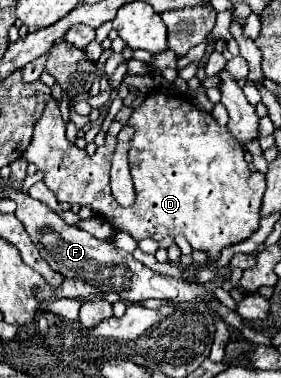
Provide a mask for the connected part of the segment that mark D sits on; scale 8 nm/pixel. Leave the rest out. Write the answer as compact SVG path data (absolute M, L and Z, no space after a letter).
M153 92L143 100L141 106L137 106L137 116L131 116L127 124L131 124L131 120L135 136L131 140L129 166L135 186L135 202L129 208L123 208L115 202L109 186L109 168L117 144L117 134L123 130L123 124L119 122L111 124L105 146L97 148L97 152L89 158L85 150L79 150L65 138L65 122L61 120L59 104L55 100L49 100L43 116L35 124L33 140L23 156L27 158L27 162L33 162L41 172L45 172L43 182L59 202L91 206L91 210L103 216L115 230L127 230L137 242L143 238L153 238L159 242L165 236L183 234L193 250L201 250L209 256L209 260L217 260L225 246L247 240L259 228L265 176L261 172L249 170L243 158L245 148L241 148L241 144L233 144L233 136L229 136L229 132L225 132L225 128L219 126L209 112L199 110L187 98Z

